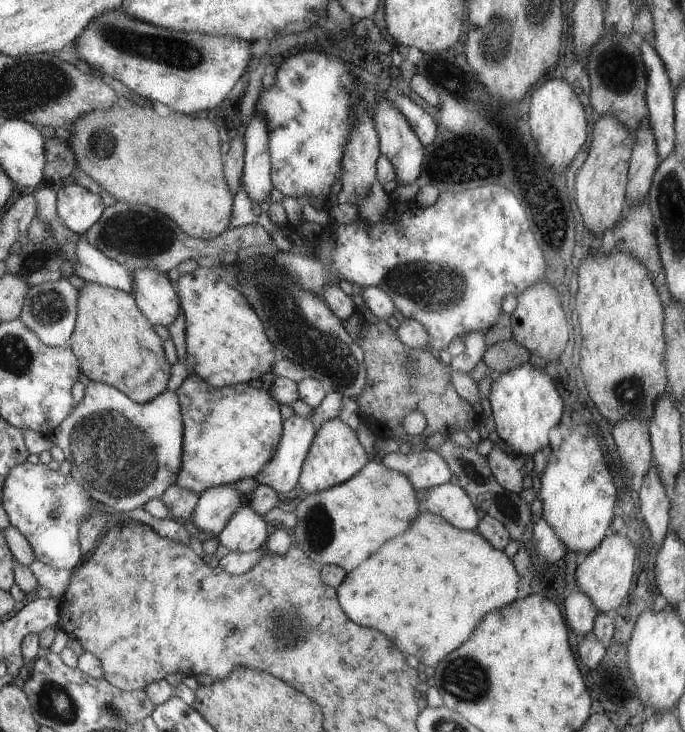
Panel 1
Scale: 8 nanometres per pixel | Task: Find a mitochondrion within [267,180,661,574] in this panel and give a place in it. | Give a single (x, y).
(444, 289)

